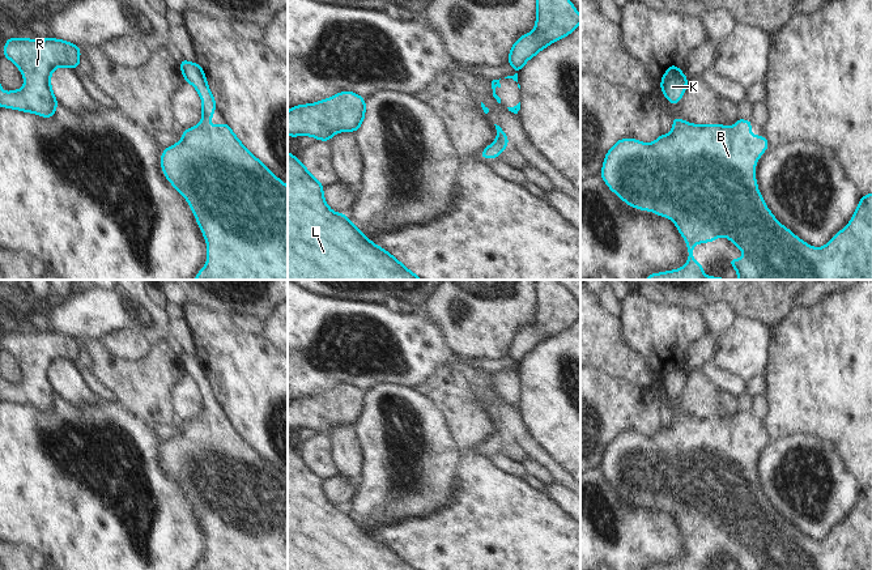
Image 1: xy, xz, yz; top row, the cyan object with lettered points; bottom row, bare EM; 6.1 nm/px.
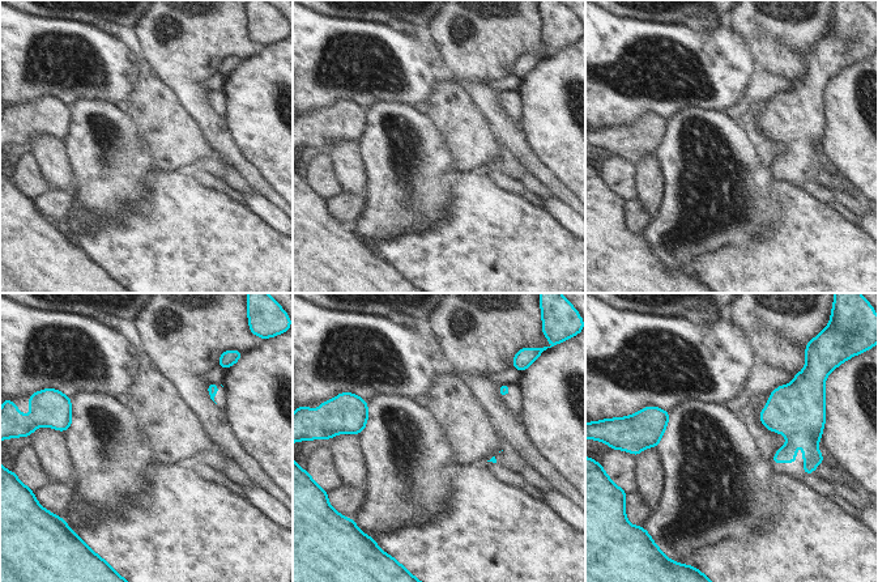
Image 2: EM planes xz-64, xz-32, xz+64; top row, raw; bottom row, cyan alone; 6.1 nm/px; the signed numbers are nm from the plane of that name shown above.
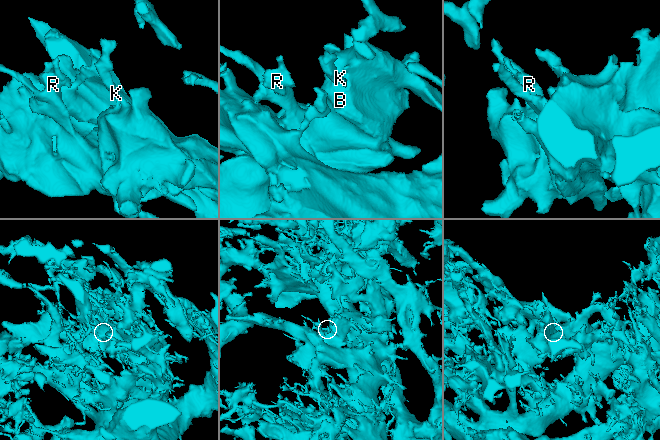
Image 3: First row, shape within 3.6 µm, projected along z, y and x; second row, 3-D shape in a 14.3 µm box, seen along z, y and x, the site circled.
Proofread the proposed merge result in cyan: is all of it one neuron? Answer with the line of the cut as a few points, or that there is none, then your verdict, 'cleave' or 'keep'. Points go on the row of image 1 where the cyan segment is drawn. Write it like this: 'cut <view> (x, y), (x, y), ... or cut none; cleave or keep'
cut none; keep

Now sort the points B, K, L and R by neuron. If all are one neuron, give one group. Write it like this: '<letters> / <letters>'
B K L R

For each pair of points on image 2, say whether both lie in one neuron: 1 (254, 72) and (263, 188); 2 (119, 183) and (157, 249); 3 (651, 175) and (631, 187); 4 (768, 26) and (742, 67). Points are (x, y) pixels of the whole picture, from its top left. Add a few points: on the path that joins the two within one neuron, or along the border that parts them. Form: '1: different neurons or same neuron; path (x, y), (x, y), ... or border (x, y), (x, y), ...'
1: different neurons; border (242, 152), (278, 194)
2: different neurons; border (150, 179), (146, 194), (143, 198), (103, 216)
3: different neurons; border (635, 162), (639, 196)
4: different neurons; border (732, 28), (746, 39), (759, 69)

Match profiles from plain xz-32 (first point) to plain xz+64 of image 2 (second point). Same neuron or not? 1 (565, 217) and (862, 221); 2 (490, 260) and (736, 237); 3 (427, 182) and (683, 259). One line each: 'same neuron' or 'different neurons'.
1: same neuron
2: different neurons
3: same neuron

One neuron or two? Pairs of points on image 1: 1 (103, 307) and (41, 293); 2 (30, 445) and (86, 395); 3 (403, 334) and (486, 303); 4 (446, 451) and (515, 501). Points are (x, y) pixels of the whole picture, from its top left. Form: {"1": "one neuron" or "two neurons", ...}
{"1": "two neurons", "2": "two neurons", "3": "two neurons", "4": "two neurons"}

